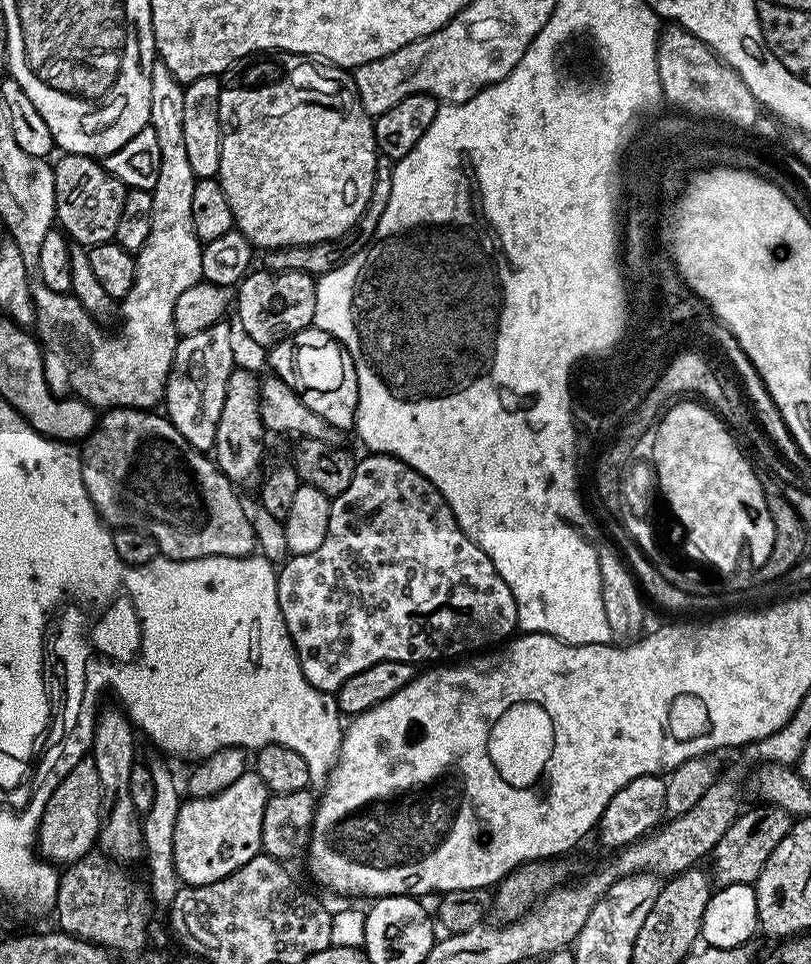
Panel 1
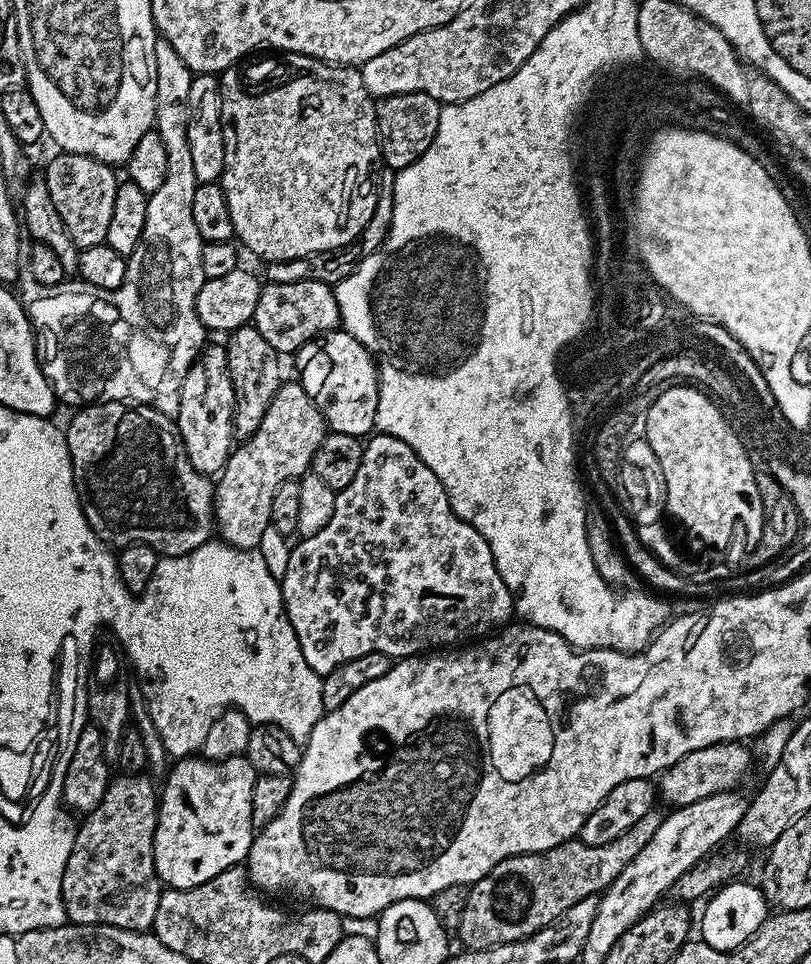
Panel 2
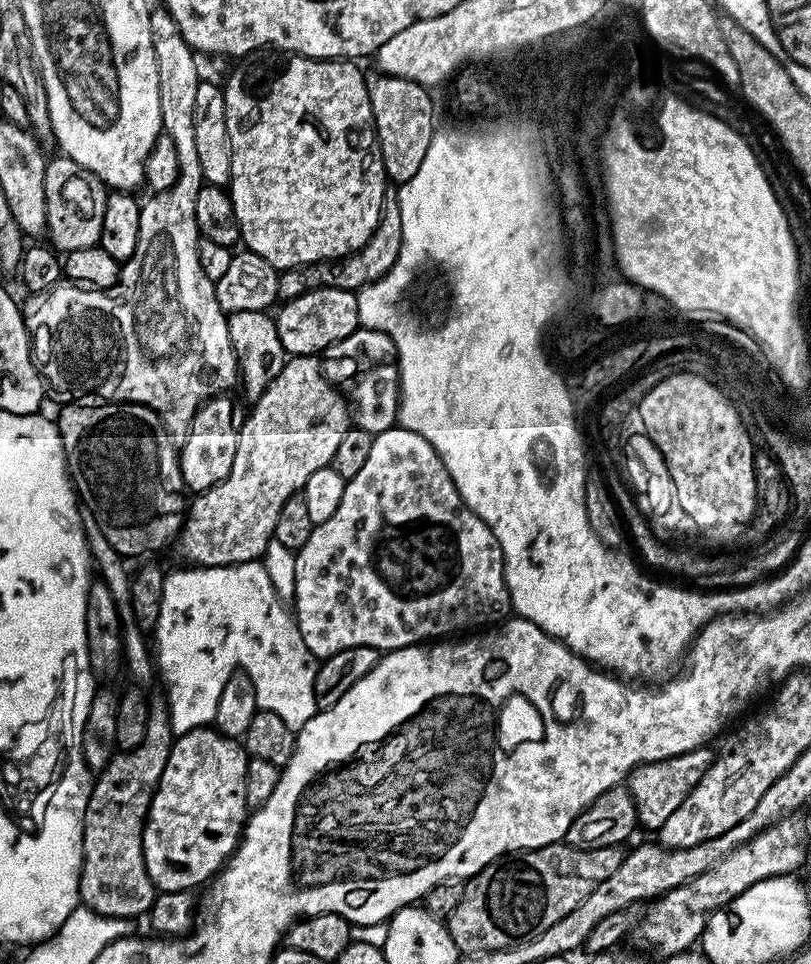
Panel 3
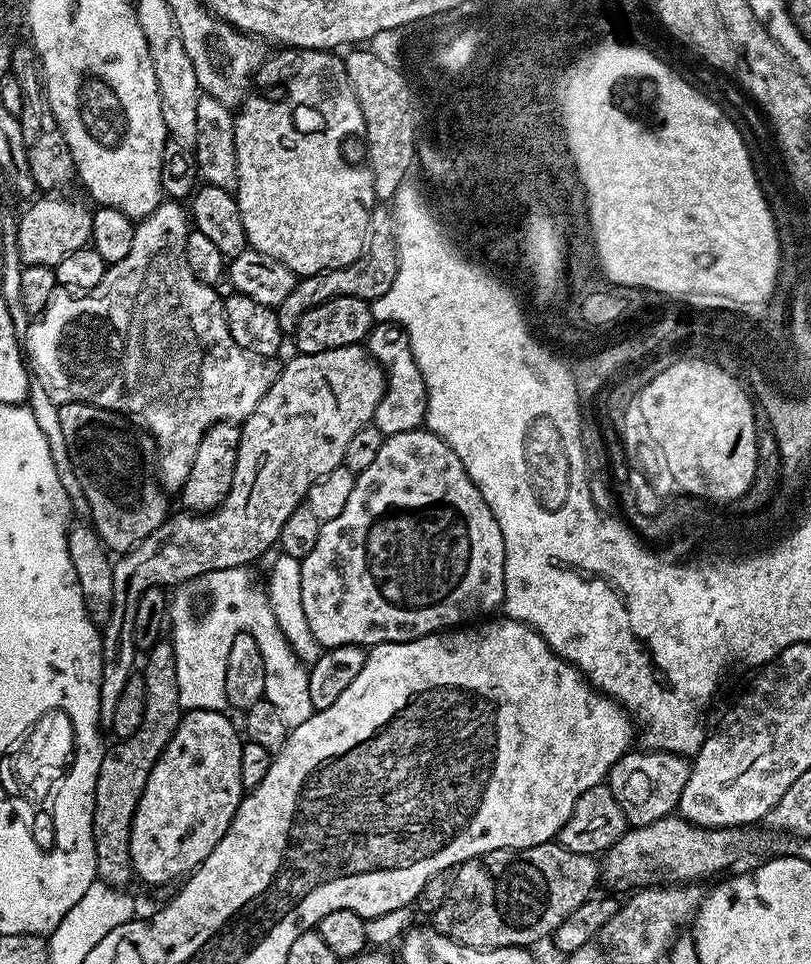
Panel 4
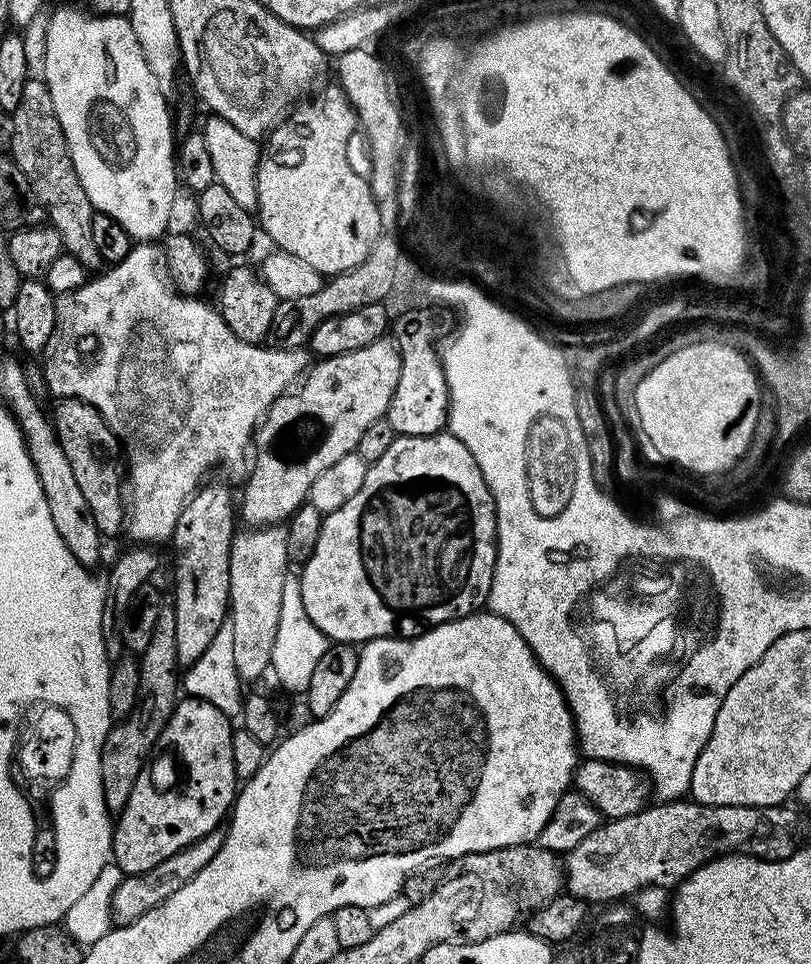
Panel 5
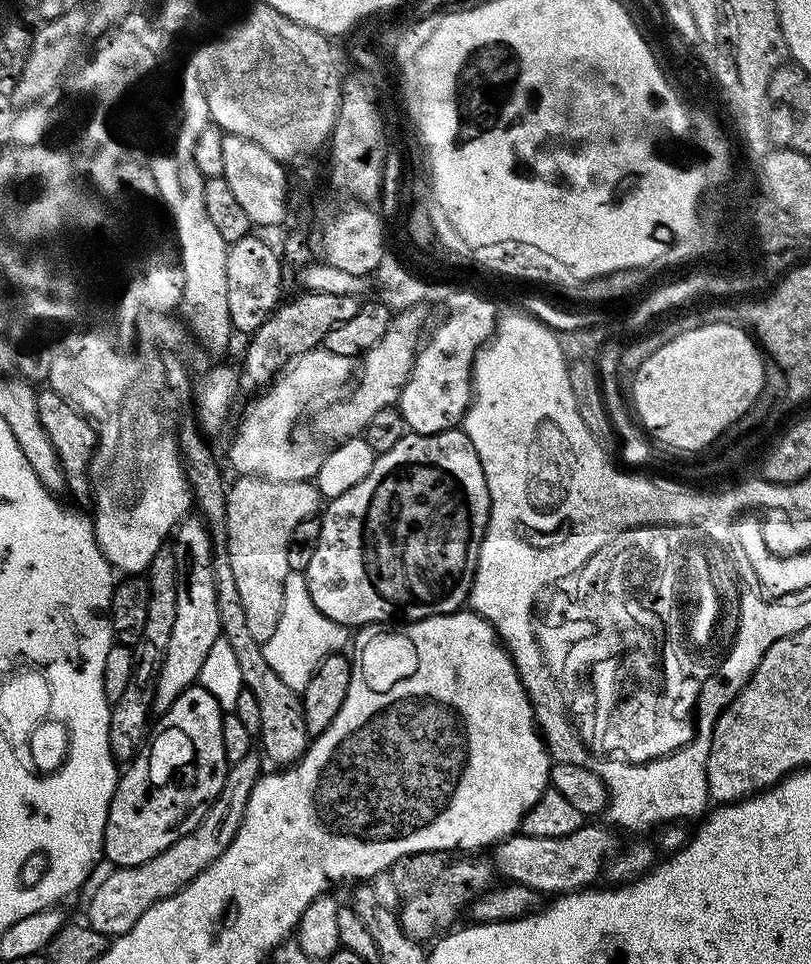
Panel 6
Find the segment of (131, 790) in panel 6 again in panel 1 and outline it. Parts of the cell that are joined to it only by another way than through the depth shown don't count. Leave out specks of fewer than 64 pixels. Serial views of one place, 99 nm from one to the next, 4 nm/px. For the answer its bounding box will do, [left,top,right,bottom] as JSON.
[174,770,269,885]

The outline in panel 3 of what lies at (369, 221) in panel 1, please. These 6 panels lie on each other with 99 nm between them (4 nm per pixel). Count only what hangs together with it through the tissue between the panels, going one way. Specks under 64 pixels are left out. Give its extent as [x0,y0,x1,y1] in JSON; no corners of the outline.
[280,187,402,300]

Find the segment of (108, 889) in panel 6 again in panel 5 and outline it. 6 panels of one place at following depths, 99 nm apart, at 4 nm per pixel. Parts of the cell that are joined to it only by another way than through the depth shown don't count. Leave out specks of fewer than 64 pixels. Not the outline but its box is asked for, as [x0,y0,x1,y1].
[112,831,223,925]

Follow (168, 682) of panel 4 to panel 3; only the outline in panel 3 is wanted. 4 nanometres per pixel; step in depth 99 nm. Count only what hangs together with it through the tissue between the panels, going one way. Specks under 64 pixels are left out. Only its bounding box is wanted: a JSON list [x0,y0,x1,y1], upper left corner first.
[80,699,174,919]

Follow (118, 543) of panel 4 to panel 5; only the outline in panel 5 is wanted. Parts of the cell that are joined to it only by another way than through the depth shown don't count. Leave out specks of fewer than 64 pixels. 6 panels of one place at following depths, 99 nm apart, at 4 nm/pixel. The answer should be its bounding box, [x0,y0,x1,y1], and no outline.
[50,396,126,537]

